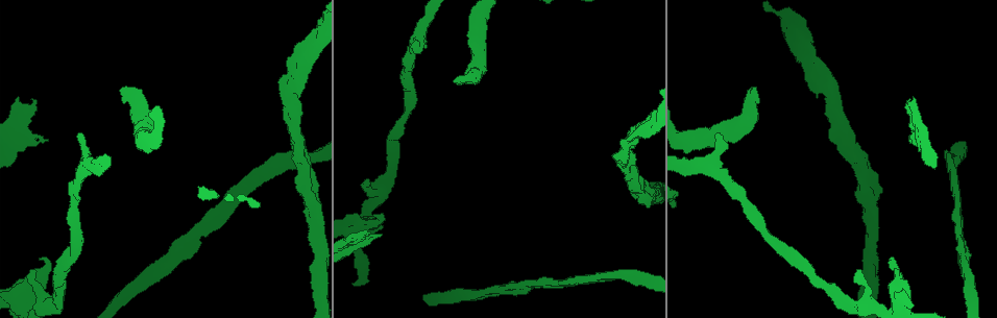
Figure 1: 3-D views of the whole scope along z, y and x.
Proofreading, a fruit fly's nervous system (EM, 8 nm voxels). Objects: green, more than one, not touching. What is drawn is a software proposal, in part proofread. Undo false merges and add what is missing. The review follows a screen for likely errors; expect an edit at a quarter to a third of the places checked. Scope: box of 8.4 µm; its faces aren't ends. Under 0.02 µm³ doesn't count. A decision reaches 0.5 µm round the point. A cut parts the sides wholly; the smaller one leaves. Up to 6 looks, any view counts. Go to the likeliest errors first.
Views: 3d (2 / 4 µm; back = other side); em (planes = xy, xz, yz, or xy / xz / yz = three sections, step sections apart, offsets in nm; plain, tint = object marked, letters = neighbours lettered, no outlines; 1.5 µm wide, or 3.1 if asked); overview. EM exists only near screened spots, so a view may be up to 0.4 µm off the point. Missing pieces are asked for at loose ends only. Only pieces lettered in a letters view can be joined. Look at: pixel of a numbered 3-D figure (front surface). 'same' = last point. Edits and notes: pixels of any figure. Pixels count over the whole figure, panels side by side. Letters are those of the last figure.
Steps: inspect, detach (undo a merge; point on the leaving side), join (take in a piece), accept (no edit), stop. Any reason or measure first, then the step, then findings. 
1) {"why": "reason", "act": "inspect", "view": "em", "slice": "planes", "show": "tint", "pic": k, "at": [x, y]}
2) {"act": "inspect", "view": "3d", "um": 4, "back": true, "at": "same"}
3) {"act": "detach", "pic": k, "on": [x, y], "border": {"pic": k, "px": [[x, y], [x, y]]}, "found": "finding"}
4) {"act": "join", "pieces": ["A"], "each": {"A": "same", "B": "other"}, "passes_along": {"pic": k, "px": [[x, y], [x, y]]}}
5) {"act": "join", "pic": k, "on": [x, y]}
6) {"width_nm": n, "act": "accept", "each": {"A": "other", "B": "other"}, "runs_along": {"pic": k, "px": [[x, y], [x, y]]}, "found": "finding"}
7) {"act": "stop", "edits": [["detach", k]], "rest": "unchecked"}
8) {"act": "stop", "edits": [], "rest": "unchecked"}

{"why": "thick end", "act": "inspect", "view": "3d", "um": 2, "pic": 1, "at": [454, 80]}

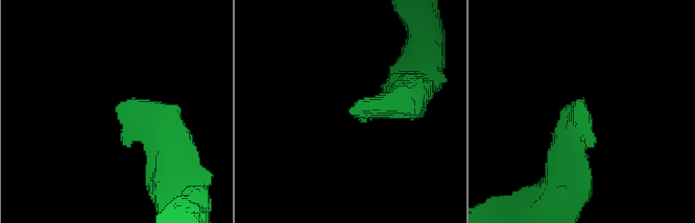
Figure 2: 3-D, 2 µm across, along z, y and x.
{"act": "inspect", "view": "em", "slice": "xz", "step": 8, "show": "tint", "pic": 2, "at": [588, 111]}

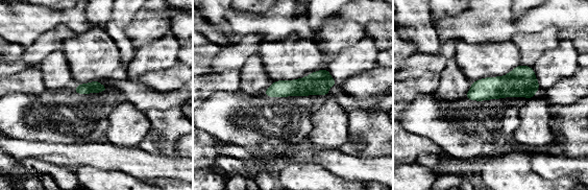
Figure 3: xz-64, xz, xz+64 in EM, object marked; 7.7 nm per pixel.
{"why": "another direction", "act": "inspect", "view": "em", "slice": "planes", "show": "letters", "at": "same"}

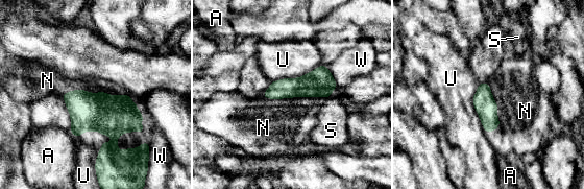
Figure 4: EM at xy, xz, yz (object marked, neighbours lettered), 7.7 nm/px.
{"longest_contact_nm": ["N", 360], "act": "join", "pic": 4, "on": [52, 81], "each": {"A": "other", "N": "same", "S": "other", "U": "other", "W": "other"}, "passes_along": {"pic": 4, "px": [[89, 112], [83, 90], [52, 81]]}, "found": "the cell continues"}

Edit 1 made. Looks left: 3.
{"why": "free end", "act": "inspect", "view": "3d", "um": 2, "pic": 1, "at": [32, 271]}

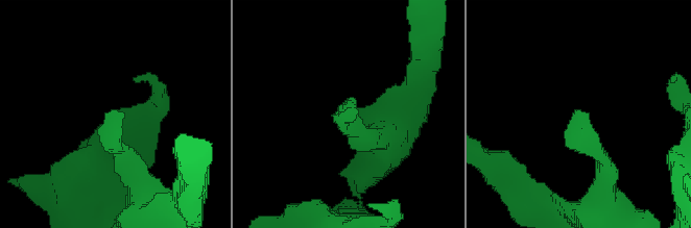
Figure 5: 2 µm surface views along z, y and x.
{"act": "inspect", "view": "em", "slice": "planes", "show": "letters", "pic": 5, "at": [576, 111]}

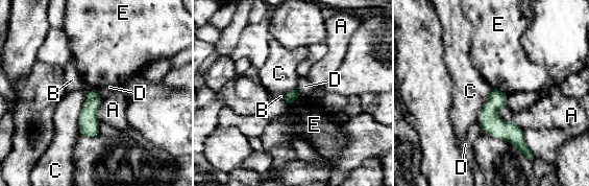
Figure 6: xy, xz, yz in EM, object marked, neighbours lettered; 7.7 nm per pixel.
{"act": "accept", "each": {"A": "other", "B": "other", "C": "other", "D": "other", "E": "other"}, "runs_along": {"pic": 6, "px": [[494, 92], [494, 118], [523, 146]]}, "found": "none of them fits"}

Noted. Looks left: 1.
{"why": "an open end", "act": "inspect", "view": "em", "slice": "planes", "show": "letters", "pic": 1, "at": [718, 133]}

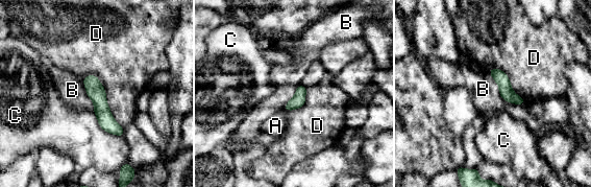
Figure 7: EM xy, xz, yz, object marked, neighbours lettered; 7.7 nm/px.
{"act": "accept", "each": {"A": "other", "B": "other", "C": "other", "D": "other"}, "border": {"pic": 7, "px": [[87, 74], [98, 78], [122, 127]]}, "found": "no lettered piece goes on from it"}

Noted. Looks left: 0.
{"act": "stop", "edits": [["join", 4]], "rest": "unchecked"}

